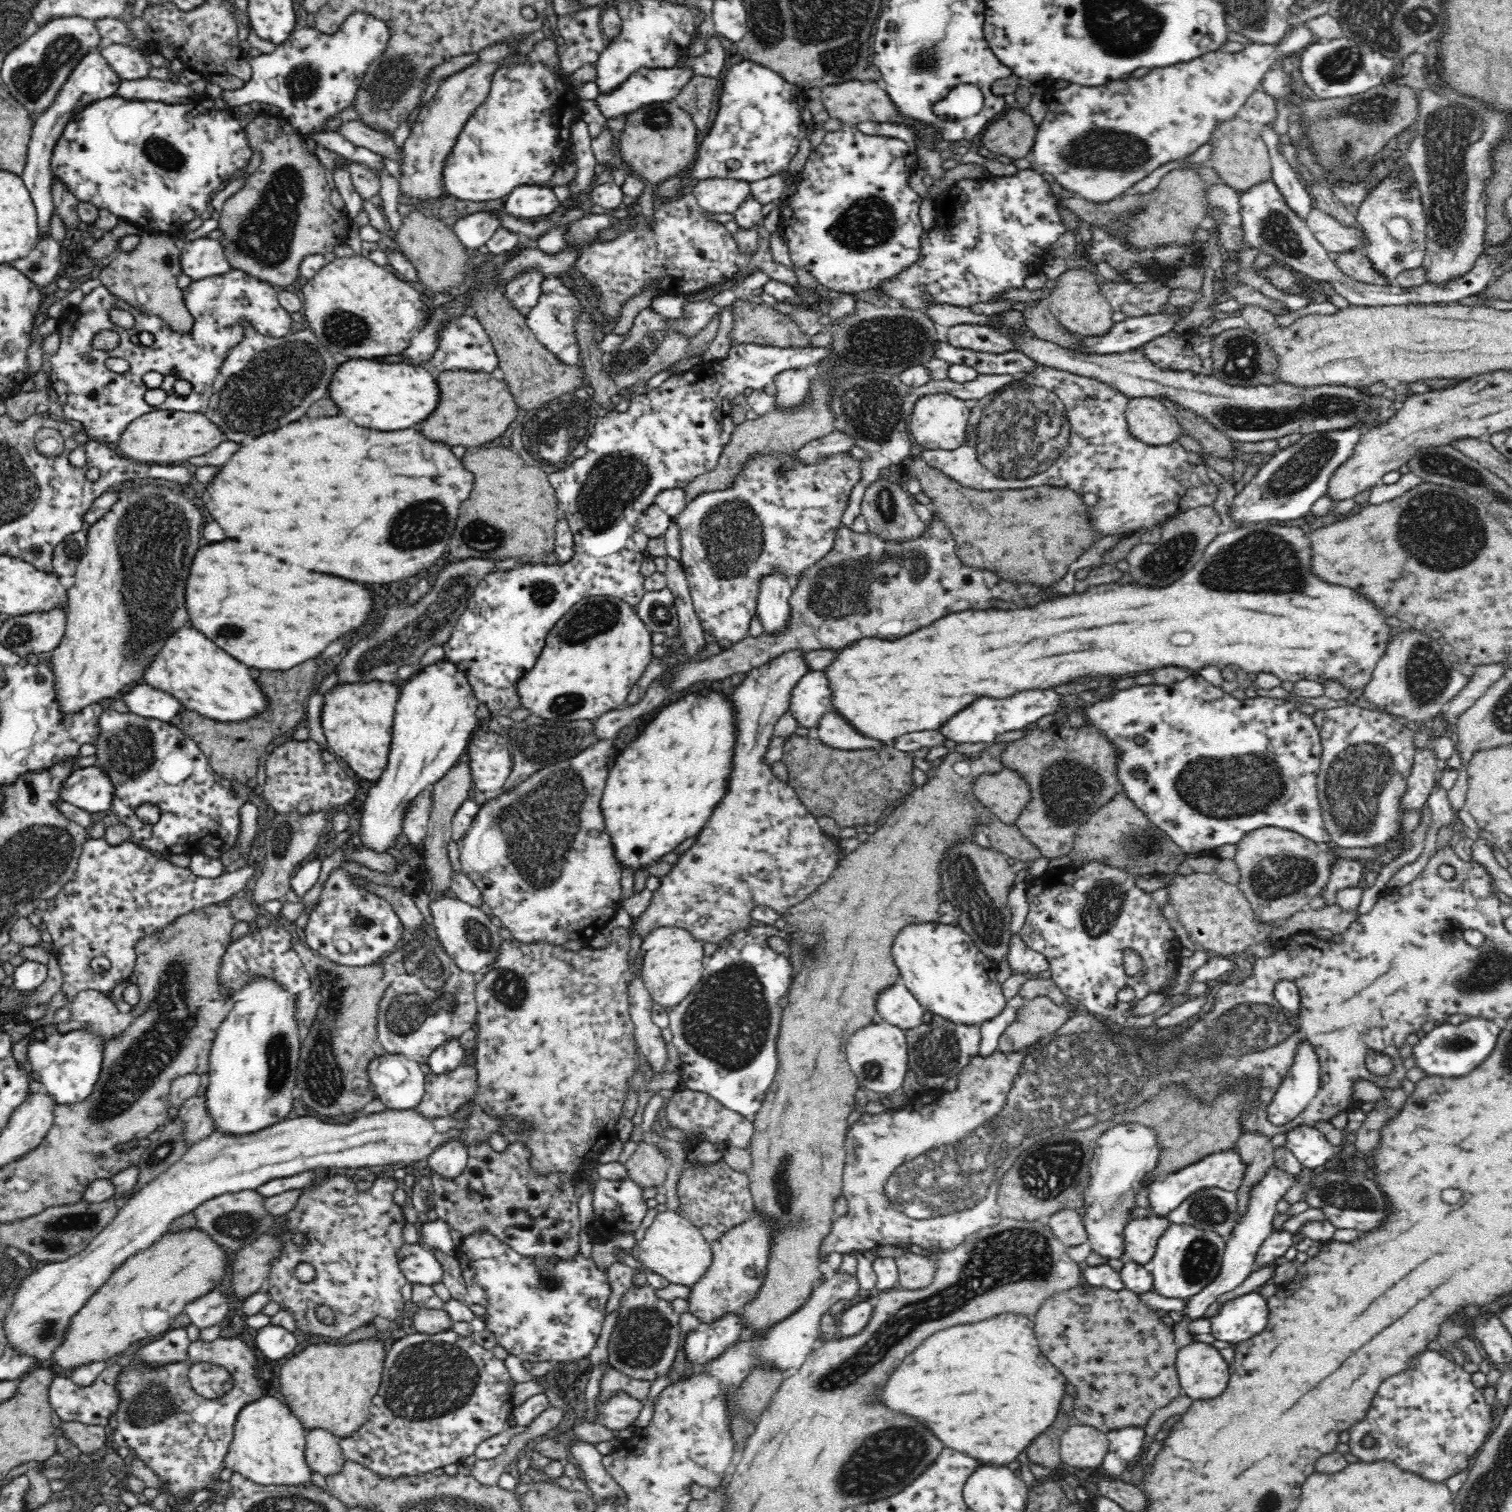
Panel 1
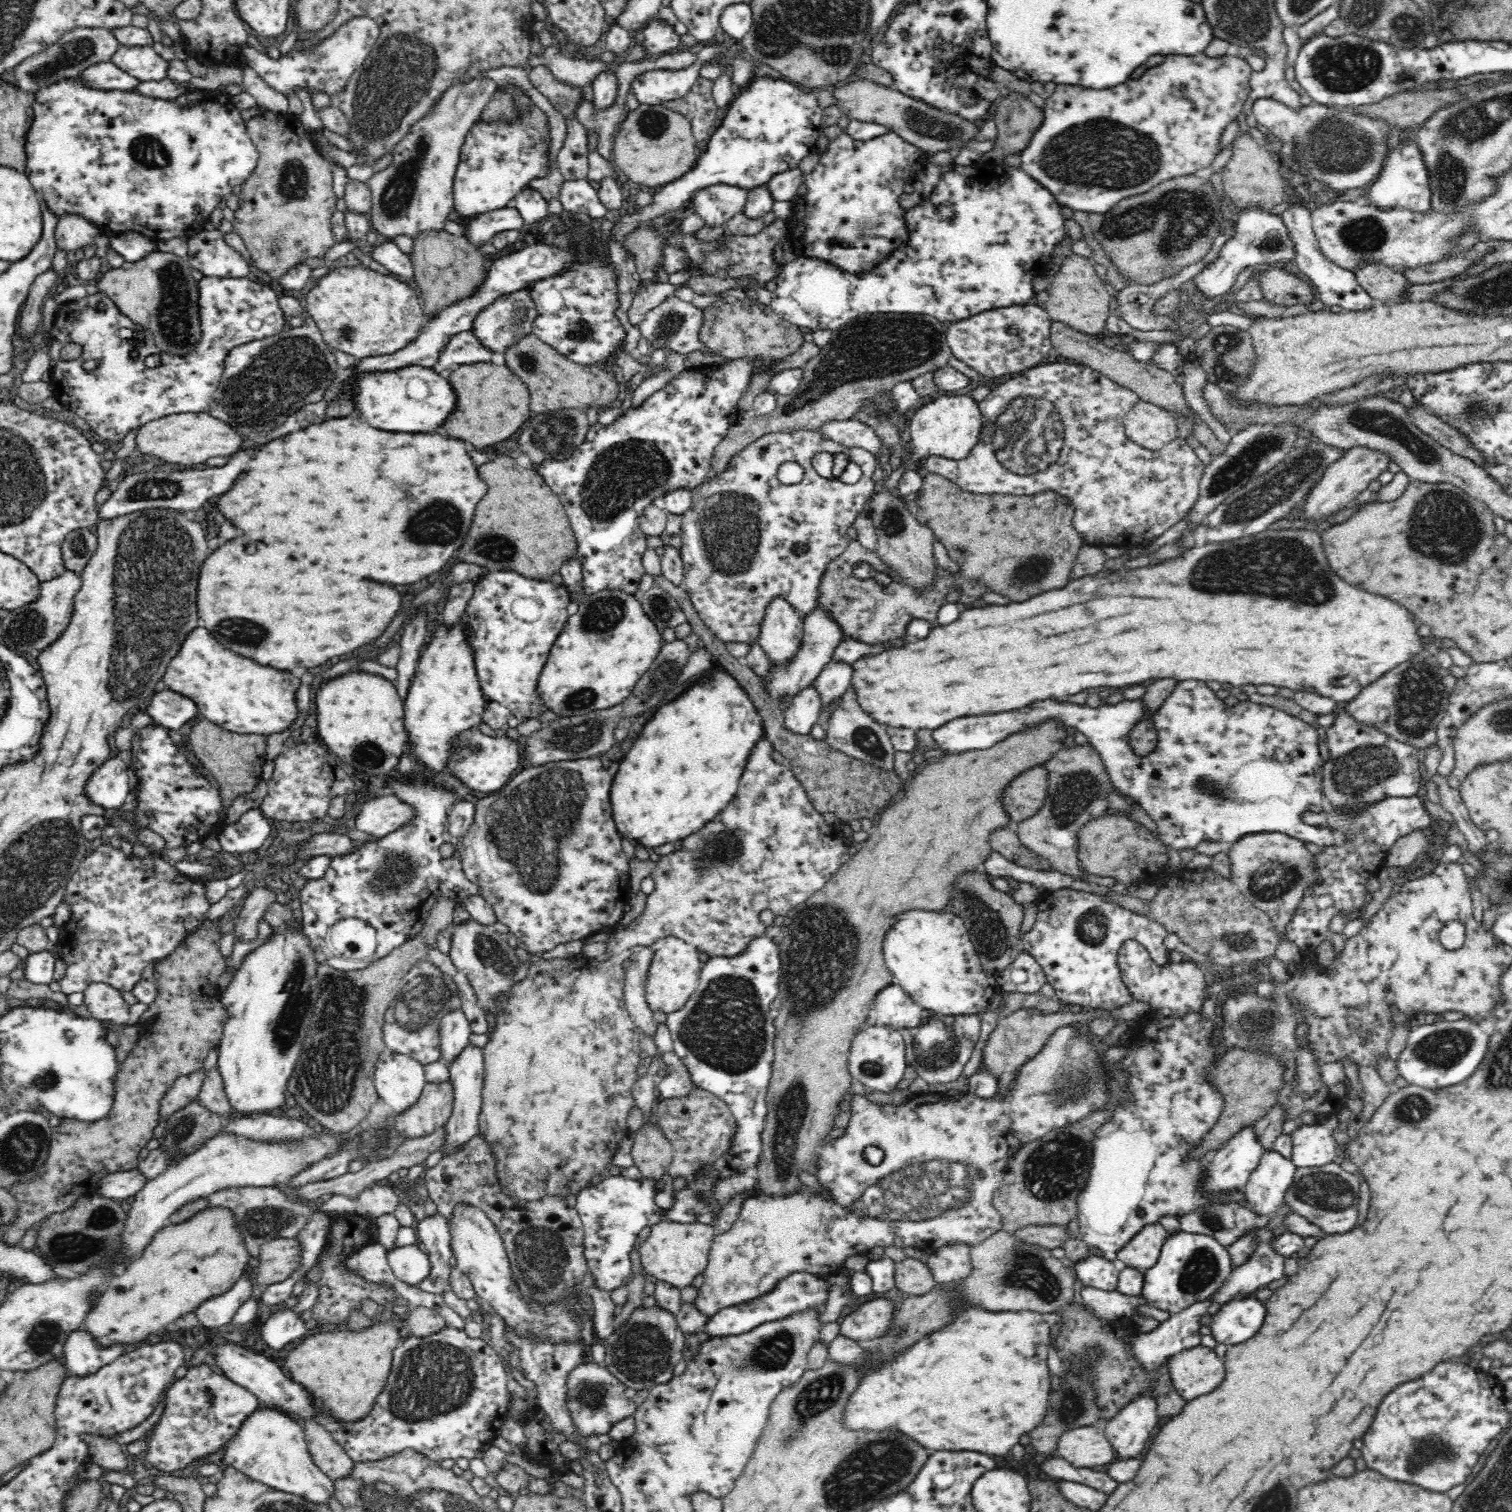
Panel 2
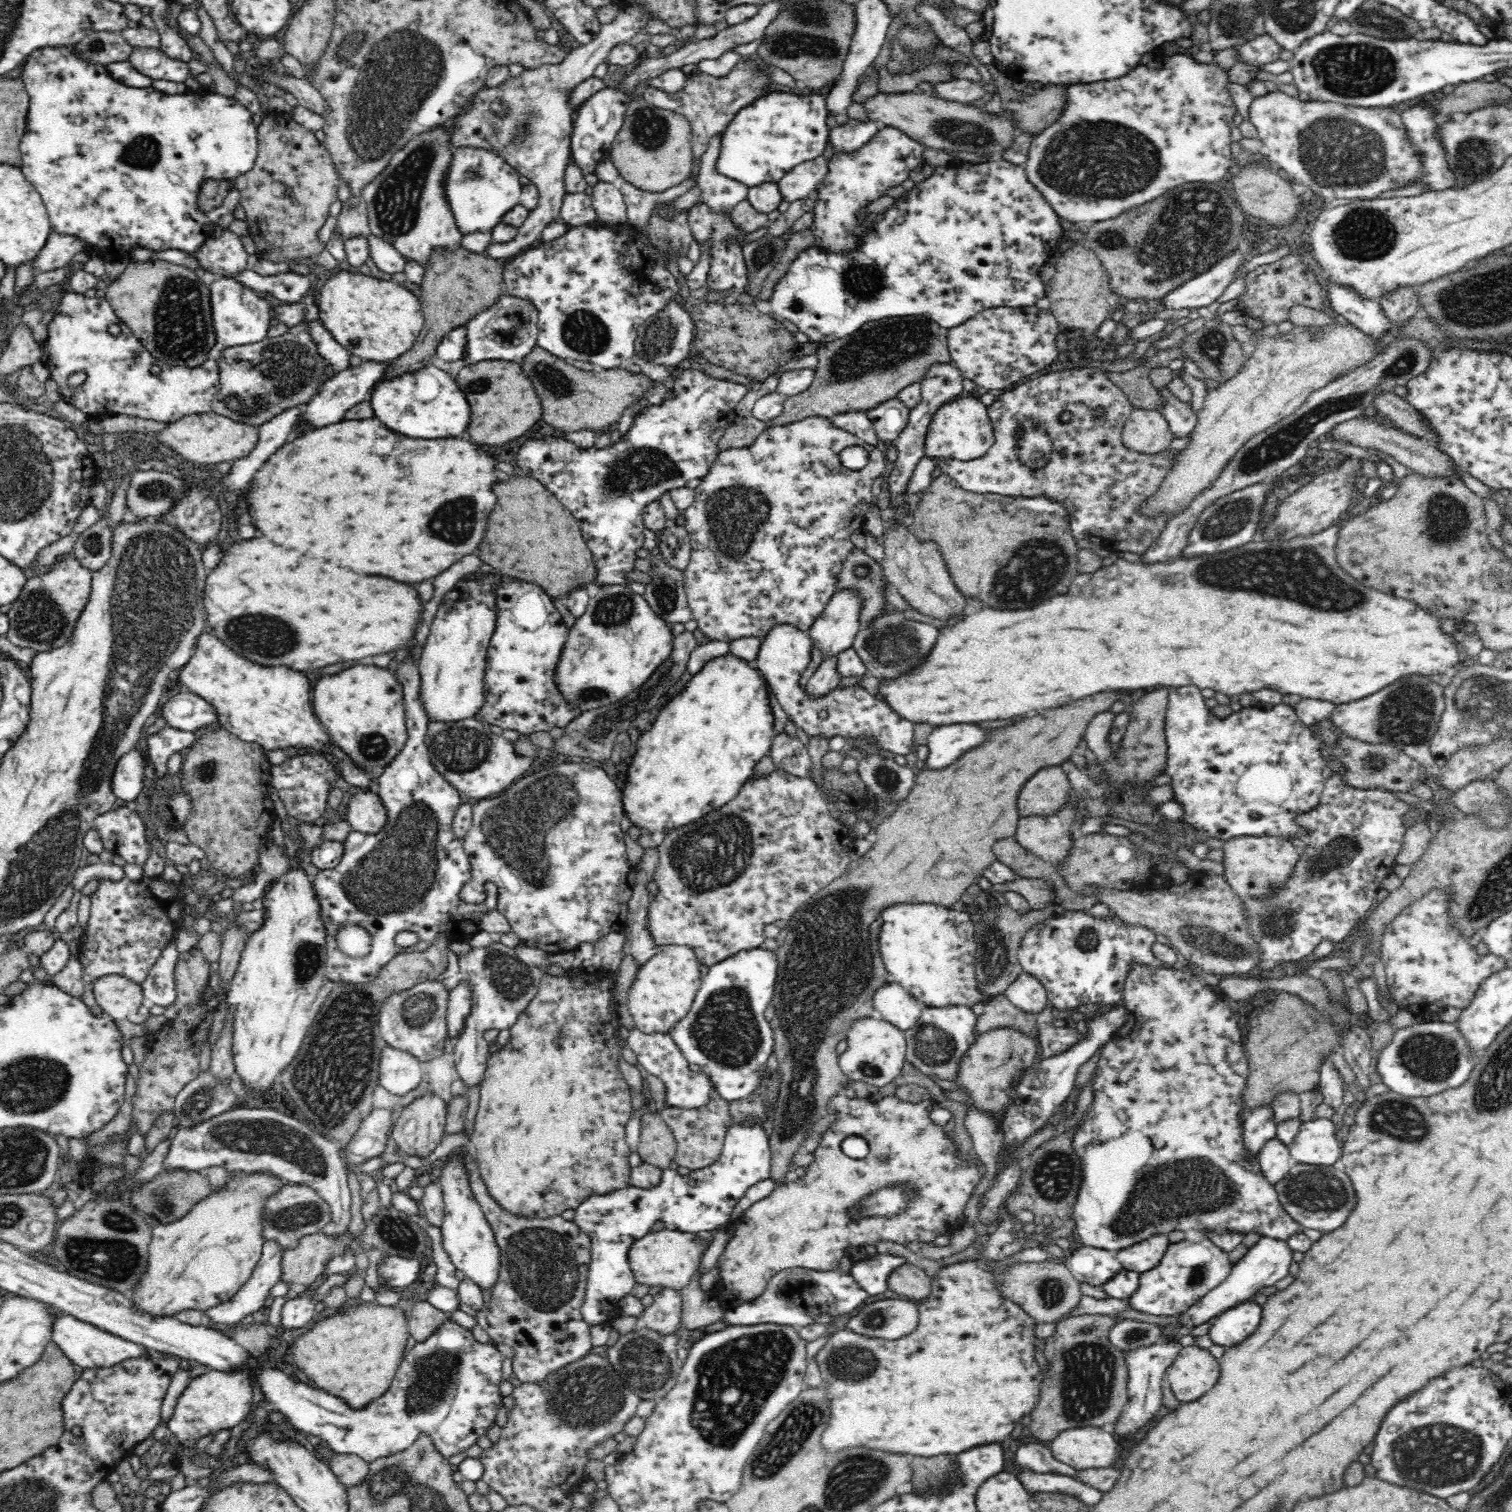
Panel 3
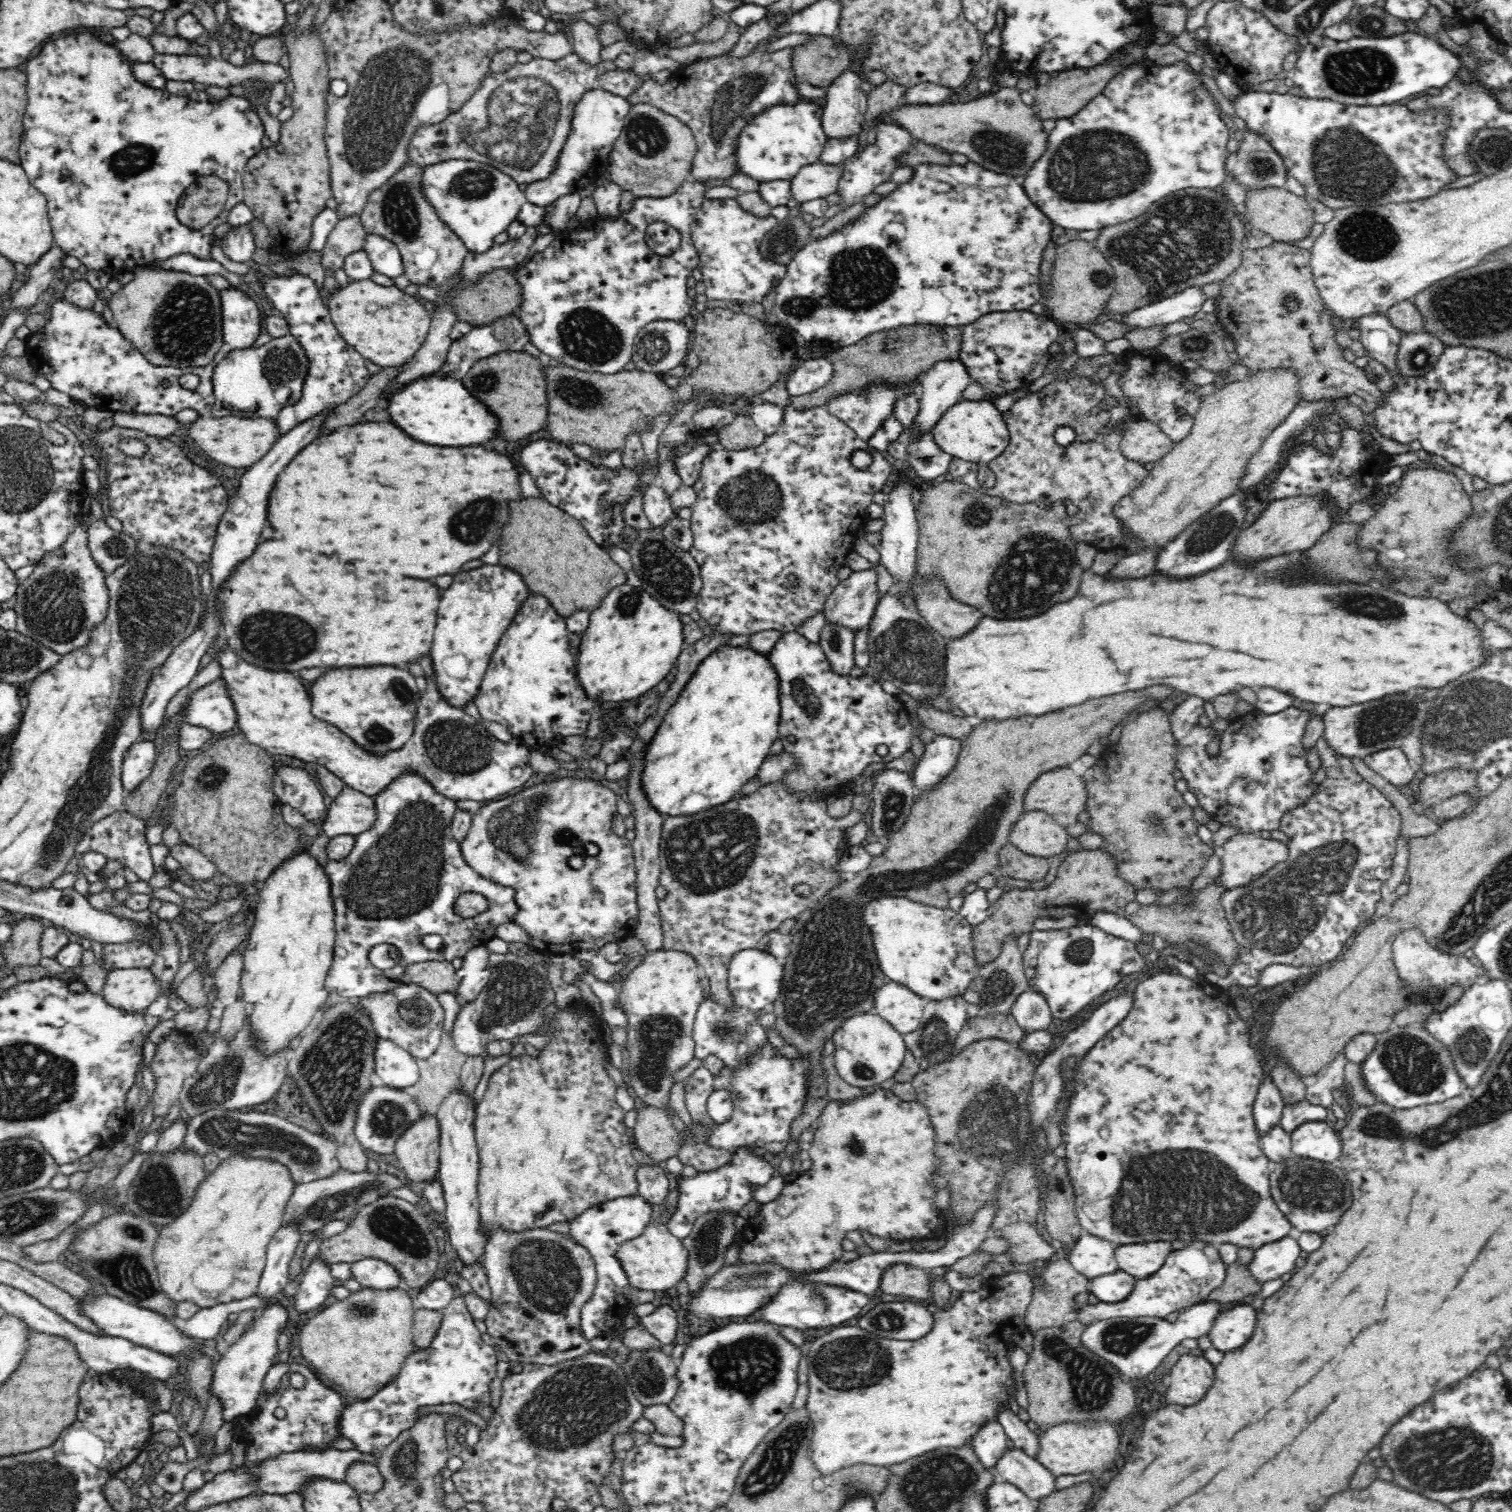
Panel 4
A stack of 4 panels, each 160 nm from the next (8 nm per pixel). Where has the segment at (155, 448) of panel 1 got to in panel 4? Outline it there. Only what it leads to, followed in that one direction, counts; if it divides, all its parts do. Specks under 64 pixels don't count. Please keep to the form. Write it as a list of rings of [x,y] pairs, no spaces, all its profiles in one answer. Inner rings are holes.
[[[209,415],[200,416],[192,422],[192,426],[188,430],[188,438],[220,465],[225,464],[232,470],[242,470],[243,468],[250,468],[260,459],[266,457],[276,442],[282,438],[282,433],[278,429],[276,419],[265,417],[238,418],[234,416],[213,418]]]

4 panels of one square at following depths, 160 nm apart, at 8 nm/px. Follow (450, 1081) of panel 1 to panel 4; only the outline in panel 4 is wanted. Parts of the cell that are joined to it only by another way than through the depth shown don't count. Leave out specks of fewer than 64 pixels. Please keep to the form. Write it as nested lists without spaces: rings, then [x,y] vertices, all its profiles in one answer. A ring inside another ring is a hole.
[[[436,1117],[422,1118],[408,1127],[395,1144],[395,1154],[397,1155],[401,1176],[412,1184],[424,1186],[427,1180],[436,1180],[439,1170],[440,1156],[440,1129]]]

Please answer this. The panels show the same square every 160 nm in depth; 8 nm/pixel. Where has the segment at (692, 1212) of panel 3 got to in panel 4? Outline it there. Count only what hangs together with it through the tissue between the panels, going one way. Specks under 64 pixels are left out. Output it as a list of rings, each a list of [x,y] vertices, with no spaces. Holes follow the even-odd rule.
[[[739,1148],[732,1155],[732,1162],[726,1168],[718,1168],[712,1172],[698,1173],[695,1177],[683,1177],[679,1180],[680,1189],[679,1202],[672,1216],[667,1220],[669,1231],[676,1238],[686,1238],[693,1229],[696,1218],[710,1210],[727,1210],[727,1212],[738,1212],[744,1204],[753,1197],[750,1184],[765,1185],[775,1172],[772,1166],[759,1156],[753,1156],[748,1148]],[[640,1194],[615,1198],[585,1210],[570,1222],[570,1235],[576,1243],[588,1249],[597,1272],[594,1292],[581,1308],[582,1337],[588,1340],[598,1337],[611,1338],[622,1318],[630,1311],[631,1306],[626,1297],[630,1294],[632,1286],[614,1254],[622,1242],[642,1234],[646,1224],[652,1220],[650,1216],[653,1214],[653,1207]]]

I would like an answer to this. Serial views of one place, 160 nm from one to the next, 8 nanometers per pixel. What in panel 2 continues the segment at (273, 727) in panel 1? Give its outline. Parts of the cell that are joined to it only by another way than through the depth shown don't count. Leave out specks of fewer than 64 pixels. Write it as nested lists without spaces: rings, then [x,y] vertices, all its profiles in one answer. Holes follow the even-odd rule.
[[[207,719],[194,722],[188,736],[188,744],[192,754],[200,766],[206,770],[204,774],[212,776],[218,786],[222,803],[222,820],[236,798],[250,794],[262,781],[262,766],[266,760],[267,736],[258,734],[238,734],[215,725]]]

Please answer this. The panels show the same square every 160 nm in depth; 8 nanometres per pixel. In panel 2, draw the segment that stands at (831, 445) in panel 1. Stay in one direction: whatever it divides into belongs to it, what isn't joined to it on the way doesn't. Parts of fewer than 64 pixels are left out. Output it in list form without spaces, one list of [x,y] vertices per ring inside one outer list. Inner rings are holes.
[[[856,418],[826,422],[826,425],[823,425],[821,430],[826,439],[836,441],[842,444],[842,447],[864,448],[864,450],[868,450],[874,455],[881,452],[883,448],[874,429],[868,427],[866,423],[856,420]]]

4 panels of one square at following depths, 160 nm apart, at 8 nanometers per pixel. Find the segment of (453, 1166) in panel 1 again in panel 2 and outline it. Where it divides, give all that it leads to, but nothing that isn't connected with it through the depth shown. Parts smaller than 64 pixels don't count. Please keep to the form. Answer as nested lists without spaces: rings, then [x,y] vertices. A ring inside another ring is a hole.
[[[468,1042],[456,1055],[456,1058],[448,1065],[450,1081],[454,1091],[454,1104],[453,1109],[450,1111],[449,1121],[444,1126],[447,1130],[447,1135],[442,1148],[447,1155],[450,1154],[450,1152],[454,1152],[456,1146],[464,1146],[466,1142],[478,1135],[478,1120],[482,1106],[481,1092],[485,1075],[483,1048]]]

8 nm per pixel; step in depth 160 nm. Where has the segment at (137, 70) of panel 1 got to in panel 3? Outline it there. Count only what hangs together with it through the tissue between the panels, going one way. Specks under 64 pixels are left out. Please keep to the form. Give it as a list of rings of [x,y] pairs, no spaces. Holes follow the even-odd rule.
[[[134,46],[134,52],[131,52],[128,61],[138,73],[150,77],[152,81],[168,80],[184,83],[189,78],[196,78],[196,75],[192,75],[188,62],[168,56],[161,48]]]

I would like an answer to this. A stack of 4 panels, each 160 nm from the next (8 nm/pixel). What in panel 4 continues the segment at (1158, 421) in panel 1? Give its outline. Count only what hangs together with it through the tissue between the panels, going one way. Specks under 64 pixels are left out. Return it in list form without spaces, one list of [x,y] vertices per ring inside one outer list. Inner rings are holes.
[[[1132,419],[1125,425],[1119,448],[1122,455],[1131,461],[1150,467],[1174,446],[1170,438],[1152,422]]]

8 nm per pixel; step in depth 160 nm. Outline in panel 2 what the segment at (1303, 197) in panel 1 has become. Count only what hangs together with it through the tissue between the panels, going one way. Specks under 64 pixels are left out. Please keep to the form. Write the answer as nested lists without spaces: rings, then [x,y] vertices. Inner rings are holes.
[[[1296,201],[1284,212],[1282,219],[1284,225],[1286,225],[1288,237],[1292,239],[1292,247],[1294,247],[1293,262],[1298,265],[1302,274],[1306,274],[1310,278],[1310,283],[1316,290],[1318,298],[1328,306],[1342,306],[1347,311],[1370,310],[1373,307],[1373,298],[1358,282],[1355,274],[1338,267],[1324,256],[1312,228],[1311,212],[1304,208],[1300,201]]]

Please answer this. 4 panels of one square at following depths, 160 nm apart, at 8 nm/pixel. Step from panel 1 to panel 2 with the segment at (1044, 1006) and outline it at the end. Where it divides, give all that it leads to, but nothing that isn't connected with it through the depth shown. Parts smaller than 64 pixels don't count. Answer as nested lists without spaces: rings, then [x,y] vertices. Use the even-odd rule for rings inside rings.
[[[1132,999],[1132,1002],[1128,1002],[1128,1004],[1120,1006],[1120,1008],[1112,1008],[1112,1010],[1098,1010],[1095,1008],[1083,1009],[1079,1013],[1058,1012],[1045,1015],[1035,1009],[1017,1010],[998,1020],[998,1025],[992,1030],[982,1049],[982,1059],[978,1069],[980,1071],[990,1071],[992,1077],[996,1077],[999,1080],[1002,1074],[1018,1071],[1022,1065],[1025,1065],[1035,1054],[1038,1054],[1058,1028],[1070,1026],[1077,1022],[1090,1024],[1092,1021],[1100,1018],[1116,1018],[1117,1022],[1137,1021],[1138,1018],[1148,1012],[1149,1008],[1150,1005],[1148,1003]]]

